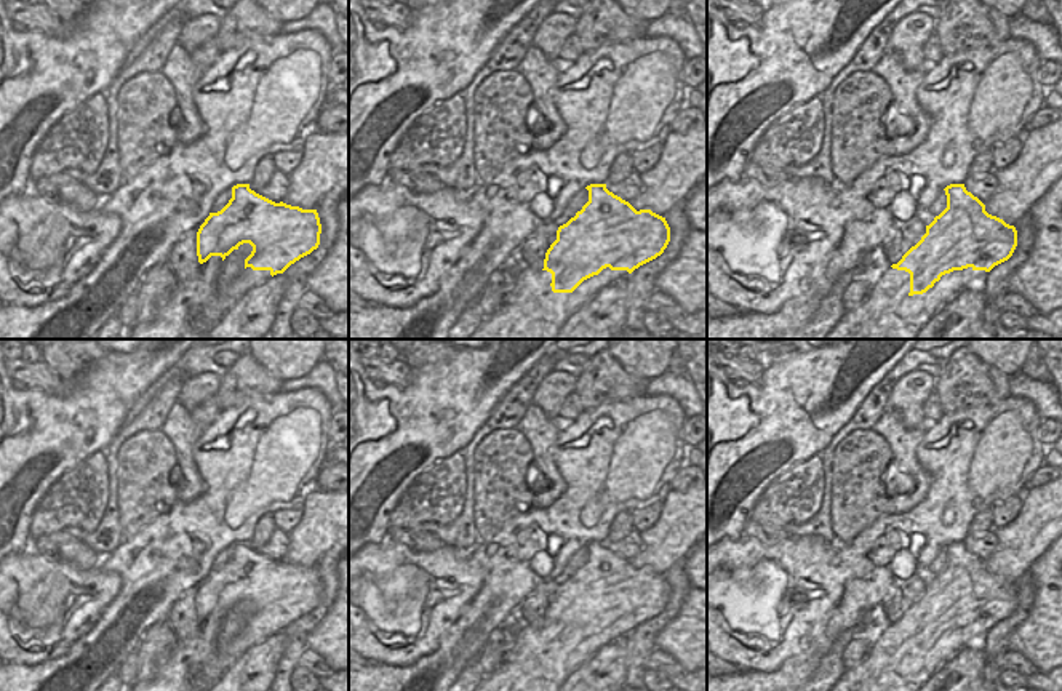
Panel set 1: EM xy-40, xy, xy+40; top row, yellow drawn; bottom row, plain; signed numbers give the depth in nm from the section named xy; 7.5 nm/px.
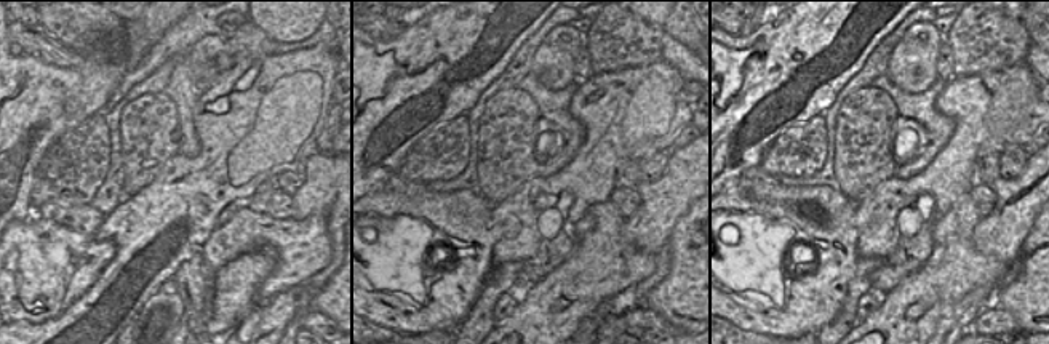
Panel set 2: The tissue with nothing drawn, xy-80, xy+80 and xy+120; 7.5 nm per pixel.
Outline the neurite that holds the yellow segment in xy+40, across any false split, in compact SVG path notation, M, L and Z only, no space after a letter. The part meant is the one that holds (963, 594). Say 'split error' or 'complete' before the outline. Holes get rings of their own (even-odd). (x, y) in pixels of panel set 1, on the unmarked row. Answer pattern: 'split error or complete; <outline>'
split error; M964 542L945 547L947 566L897 622L876 633L865 659L830 691L920 691L968 641L1008 619L1017 589L985 569Z

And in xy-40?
split error; M237 542L229 561L221 569L210 571L200 584L197 614L200 622L211 614L221 614L224 619L240 603L253 605L245 617L245 629L216 648L221 657L238 659L246 649L283 632L317 608L320 592L317 568L275 561L251 549L250 542Z

